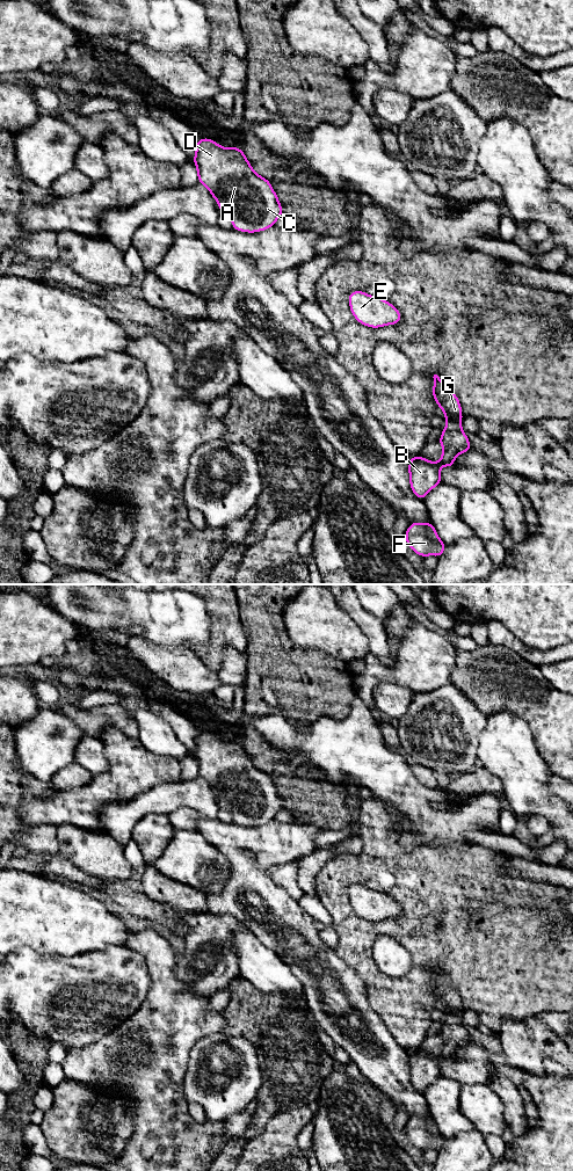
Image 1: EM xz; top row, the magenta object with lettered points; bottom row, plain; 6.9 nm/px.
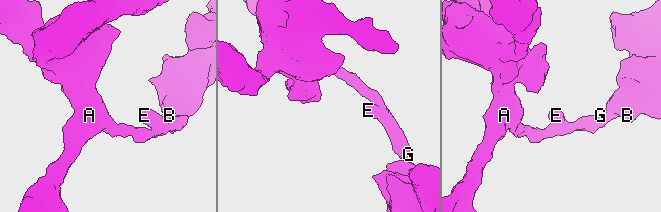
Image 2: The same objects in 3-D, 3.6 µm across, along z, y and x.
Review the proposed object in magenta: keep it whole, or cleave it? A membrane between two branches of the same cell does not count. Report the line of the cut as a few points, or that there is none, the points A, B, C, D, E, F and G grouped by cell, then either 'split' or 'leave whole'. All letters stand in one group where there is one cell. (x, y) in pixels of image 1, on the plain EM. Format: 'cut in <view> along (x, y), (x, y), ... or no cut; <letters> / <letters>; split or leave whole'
no cut; A B C D E F G; leave whole

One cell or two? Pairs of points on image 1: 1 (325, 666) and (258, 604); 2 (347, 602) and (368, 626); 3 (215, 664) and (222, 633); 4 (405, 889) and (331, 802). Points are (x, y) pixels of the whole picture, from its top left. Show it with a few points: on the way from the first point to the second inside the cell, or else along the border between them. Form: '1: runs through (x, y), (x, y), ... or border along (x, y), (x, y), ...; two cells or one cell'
1: runs through (304, 666), (263, 625); one cell
2: runs through (353, 608), (364, 620); one cell
3: runs through (215, 656), (215, 648), (218, 641); one cell
4: border along (354, 814), (355, 823); two cells

